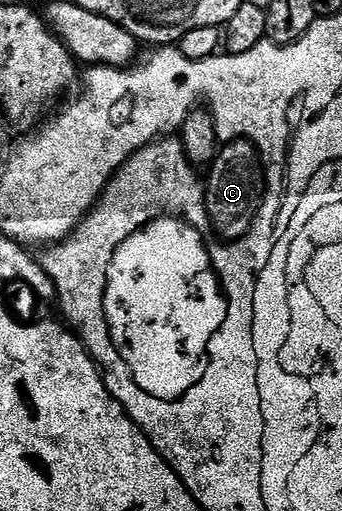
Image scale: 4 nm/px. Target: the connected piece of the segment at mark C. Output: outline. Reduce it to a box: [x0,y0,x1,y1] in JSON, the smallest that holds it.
[205,140,263,241]

